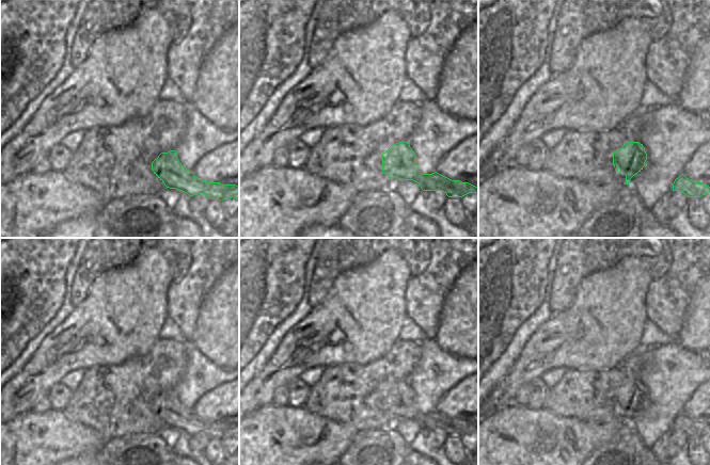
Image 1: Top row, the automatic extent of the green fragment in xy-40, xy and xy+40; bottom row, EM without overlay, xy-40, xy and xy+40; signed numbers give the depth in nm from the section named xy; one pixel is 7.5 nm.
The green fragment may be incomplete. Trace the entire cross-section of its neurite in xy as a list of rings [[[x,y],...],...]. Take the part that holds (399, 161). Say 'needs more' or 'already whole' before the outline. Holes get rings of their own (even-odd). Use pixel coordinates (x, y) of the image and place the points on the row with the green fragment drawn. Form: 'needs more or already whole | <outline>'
already whole | [[[407,142],[392,144],[382,154],[382,173],[397,180],[413,180],[423,191],[443,191],[448,197],[462,197],[478,193],[478,187],[460,180],[452,180],[437,172],[422,174],[416,164],[416,156]]]

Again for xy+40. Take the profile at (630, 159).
needs more | [[[627,142],[613,151],[615,177],[628,185],[630,179],[645,166],[647,154],[640,142]]]

